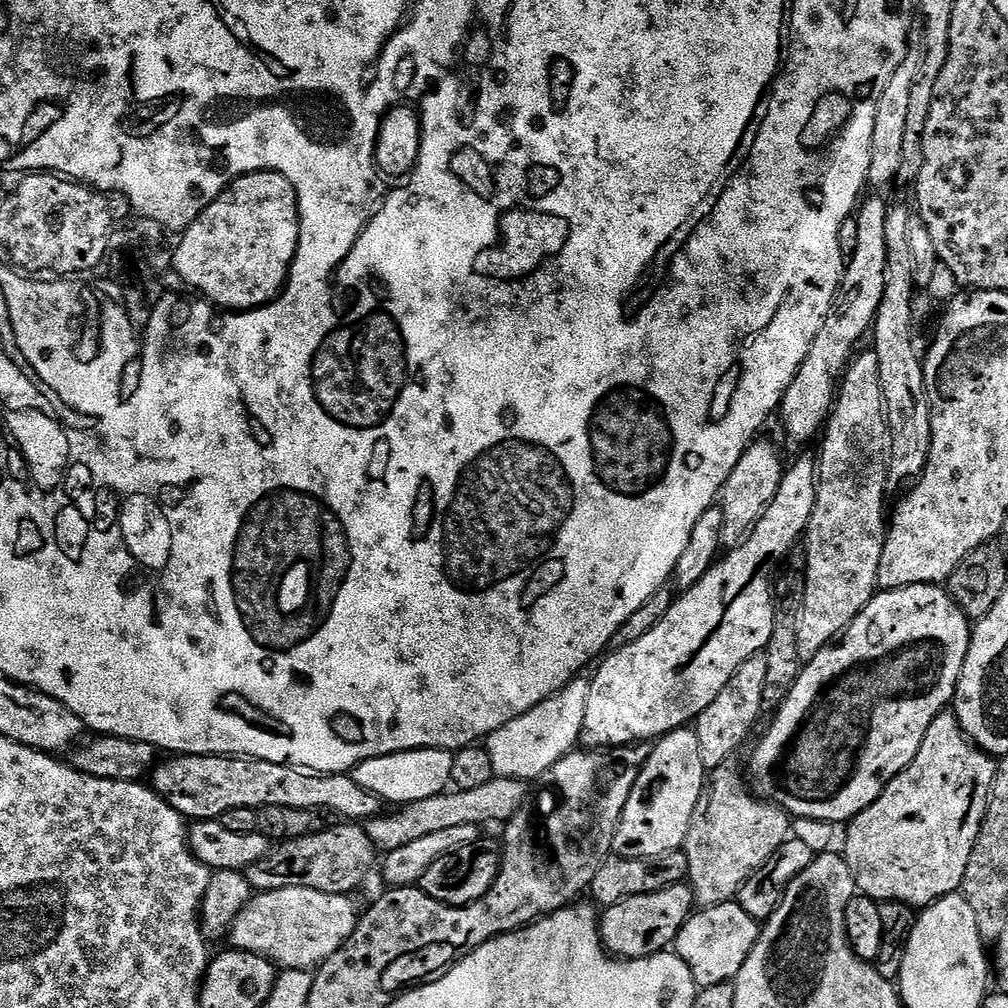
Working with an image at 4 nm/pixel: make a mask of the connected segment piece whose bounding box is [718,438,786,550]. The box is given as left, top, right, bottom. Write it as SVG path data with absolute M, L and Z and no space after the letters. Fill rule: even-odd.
M757 438L748 445L748 449L738 458L738 466L726 478L724 490L718 497L718 507L722 510L721 545L731 550L741 540L752 535L756 523L764 516L764 511L774 502L774 494L778 494L778 486L786 471L786 460L780 457L780 448L772 440Z

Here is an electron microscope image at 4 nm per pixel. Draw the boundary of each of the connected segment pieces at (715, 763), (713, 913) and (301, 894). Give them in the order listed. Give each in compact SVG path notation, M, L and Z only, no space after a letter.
M756 652L722 686L722 694L702 710L702 714L694 721L694 731L698 738L698 754L702 757L702 766L705 770L723 768L729 763L728 760L748 740L760 711L764 708L764 692L769 691L766 682L766 658L764 652Z
M735 902L715 904L712 908L693 911L676 936L674 951L690 966L697 989L718 986L735 981L738 970L750 958L750 950L760 937L761 925L742 906Z
M302 886L256 892L234 918L231 947L265 956L280 970L306 972L315 969L348 941L356 929L358 908L351 895L326 894Z

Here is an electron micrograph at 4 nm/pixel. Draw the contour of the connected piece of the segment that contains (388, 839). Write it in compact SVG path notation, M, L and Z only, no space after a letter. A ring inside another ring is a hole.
M494 778L486 782L486 786L478 786L475 790L445 790L437 796L422 798L418 802L399 805L398 810L385 810L379 816L367 821L368 837L381 853L387 854L398 850L398 846L406 846L417 838L426 838L426 834L434 834L438 830L450 830L453 826L479 824L487 826L491 820L507 822L525 800L529 799L529 785L522 780L506 780Z

